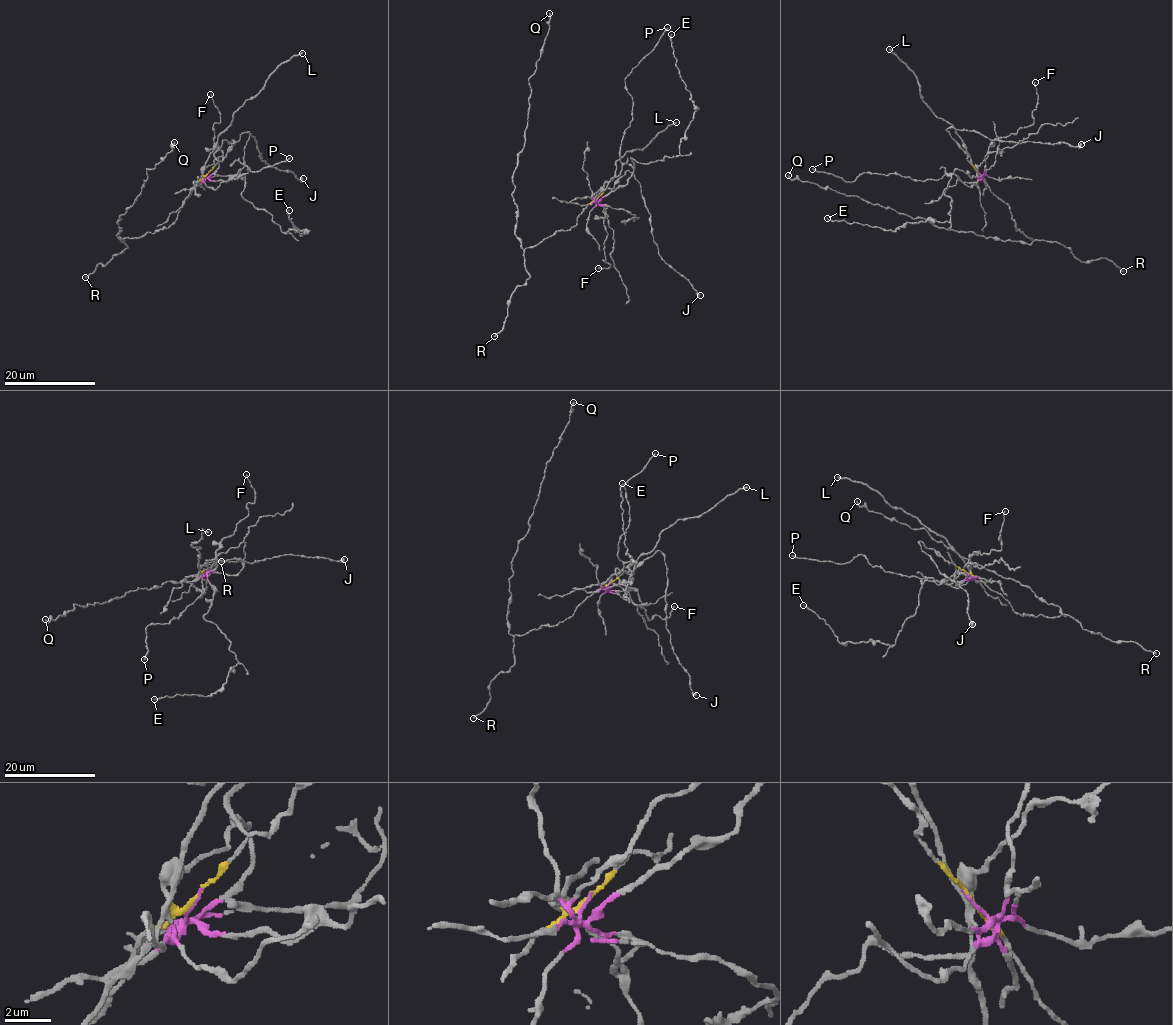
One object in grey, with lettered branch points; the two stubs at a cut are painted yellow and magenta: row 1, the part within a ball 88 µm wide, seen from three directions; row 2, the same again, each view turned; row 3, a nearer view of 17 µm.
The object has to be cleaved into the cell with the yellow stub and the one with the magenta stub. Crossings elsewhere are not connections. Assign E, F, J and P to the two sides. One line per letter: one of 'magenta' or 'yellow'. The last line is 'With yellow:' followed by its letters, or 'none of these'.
E: magenta
F: magenta
J: yellow
P: magenta
With yellow: J

